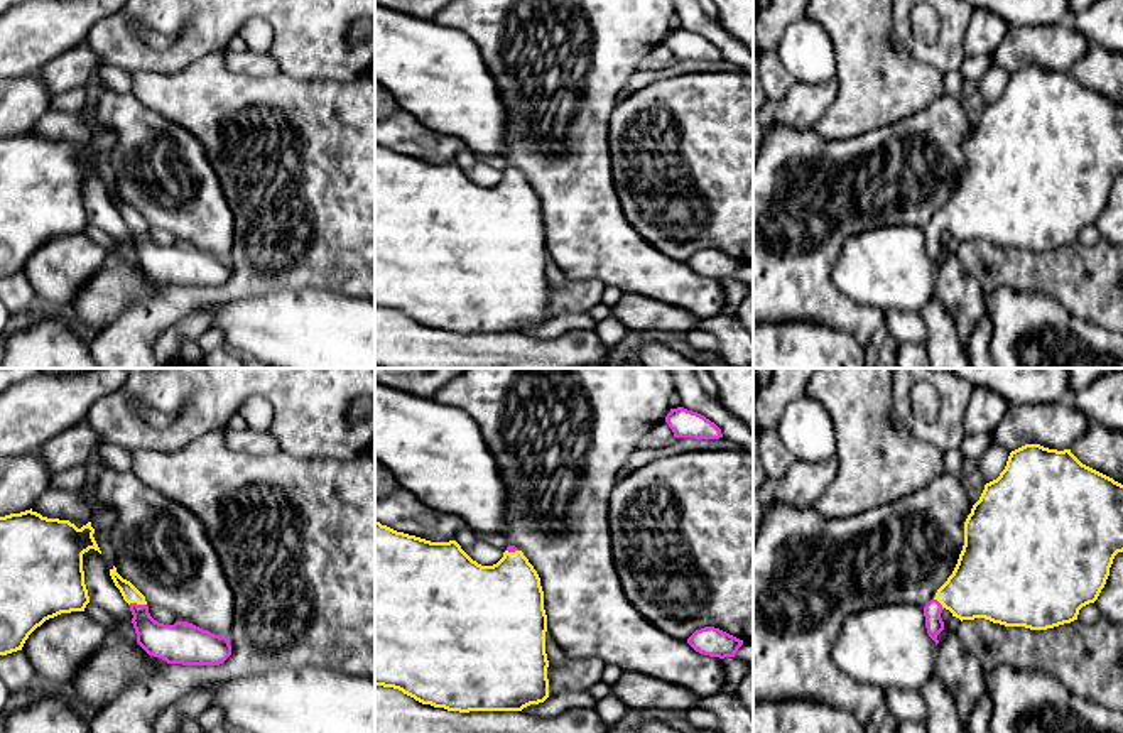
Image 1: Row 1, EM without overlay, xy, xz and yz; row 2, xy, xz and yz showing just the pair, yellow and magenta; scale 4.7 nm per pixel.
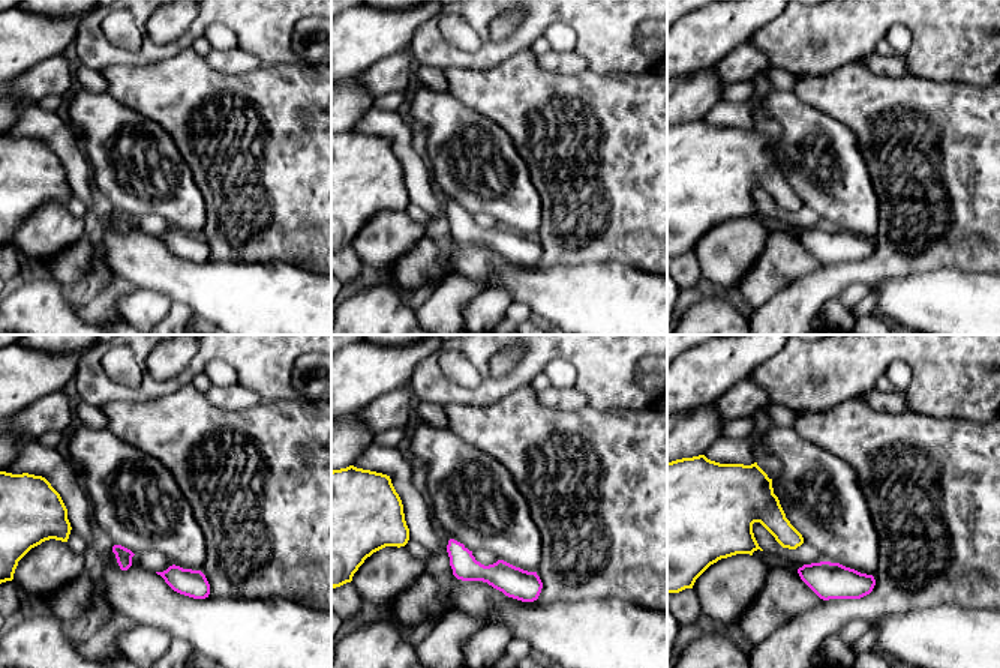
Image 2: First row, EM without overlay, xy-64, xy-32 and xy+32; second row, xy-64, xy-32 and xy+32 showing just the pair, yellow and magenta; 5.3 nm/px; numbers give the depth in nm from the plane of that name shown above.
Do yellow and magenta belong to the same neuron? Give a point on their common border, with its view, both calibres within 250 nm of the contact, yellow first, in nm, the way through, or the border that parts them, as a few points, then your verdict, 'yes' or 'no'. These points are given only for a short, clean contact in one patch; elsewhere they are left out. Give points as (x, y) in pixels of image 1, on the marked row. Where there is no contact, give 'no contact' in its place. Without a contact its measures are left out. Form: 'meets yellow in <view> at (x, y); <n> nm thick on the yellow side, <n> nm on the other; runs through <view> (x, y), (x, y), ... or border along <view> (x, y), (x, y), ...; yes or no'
meets yellow in xy at (137, 603); 80 nm thick on the yellow side, 180 nm on the other; runs through xy (129, 591), (137, 603), (141, 617), (169, 642); yes

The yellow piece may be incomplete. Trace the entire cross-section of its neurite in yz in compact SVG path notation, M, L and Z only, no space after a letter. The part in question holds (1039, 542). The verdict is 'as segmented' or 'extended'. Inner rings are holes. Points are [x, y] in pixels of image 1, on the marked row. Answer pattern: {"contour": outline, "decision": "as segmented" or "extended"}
{"contour": "M1025 444L1010 453L1005 470L985 485L973 505L964 522L964 546L958 564L936 598L924 606L927 633L937 645L937 635L944 630L944 608L961 622L985 618L1030 630L1071 623L1082 606L1098 600L1118 552L1123 552L1123 485L1082 464L1071 449Z", "decision": "extended"}

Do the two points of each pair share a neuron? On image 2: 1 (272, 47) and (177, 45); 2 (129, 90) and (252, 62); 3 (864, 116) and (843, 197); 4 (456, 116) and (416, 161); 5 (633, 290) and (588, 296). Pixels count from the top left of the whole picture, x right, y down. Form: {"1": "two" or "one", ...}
{"1": "one", "2": "two", "3": "two", "4": "two", "5": "one"}

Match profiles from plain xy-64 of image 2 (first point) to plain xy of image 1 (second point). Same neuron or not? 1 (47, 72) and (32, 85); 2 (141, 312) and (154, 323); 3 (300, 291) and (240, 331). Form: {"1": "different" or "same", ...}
{"1": "different", "2": "different", "3": "same"}

